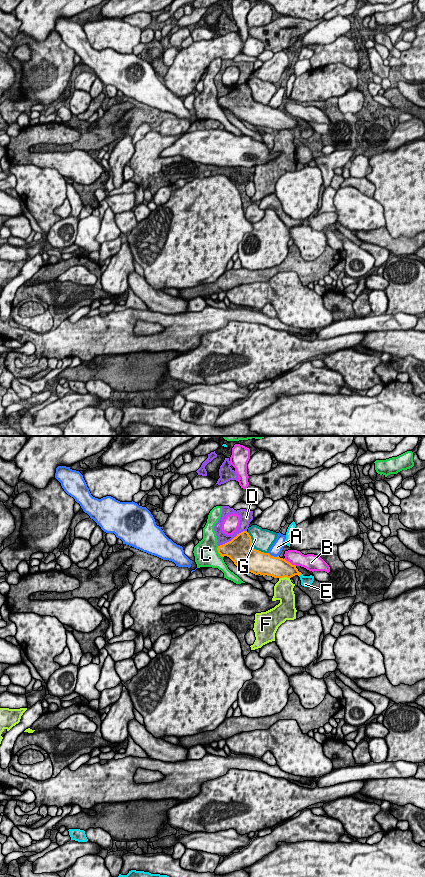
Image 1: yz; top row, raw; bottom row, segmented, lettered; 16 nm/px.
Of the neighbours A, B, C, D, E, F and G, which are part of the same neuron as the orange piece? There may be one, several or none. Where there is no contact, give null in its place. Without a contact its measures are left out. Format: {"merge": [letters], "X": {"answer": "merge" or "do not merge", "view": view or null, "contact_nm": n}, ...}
{"merge": [], "A": {"answer": "do not merge", "view": "yz", "contact_nm": 190}, "B": {"answer": "do not merge", "view": "yz", "contact_nm": 240}, "C": {"answer": "do not merge", "view": "yz", "contact_nm": 200}, "D": {"answer": "do not merge", "view": "yz", "contact_nm": 550}, "E": {"answer": "do not merge", "view": "yz", "contact_nm": 70}, "F": {"answer": "do not merge", "view": "yz", "contact_nm": 180}, "G": {"answer": "do not merge", "view": "yz", "contact_nm": 480}}

